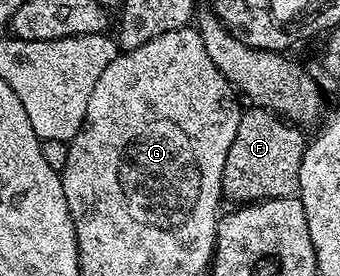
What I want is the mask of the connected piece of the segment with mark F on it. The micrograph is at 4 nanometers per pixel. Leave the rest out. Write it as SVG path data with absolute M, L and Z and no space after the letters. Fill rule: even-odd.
M250 107L243 112L236 139L228 151L222 176L222 196L230 203L271 201L297 194L300 167L306 154L308 137L299 126L265 107Z

